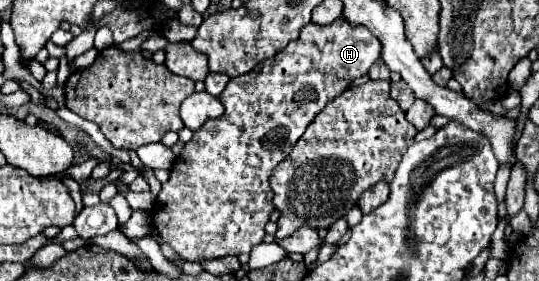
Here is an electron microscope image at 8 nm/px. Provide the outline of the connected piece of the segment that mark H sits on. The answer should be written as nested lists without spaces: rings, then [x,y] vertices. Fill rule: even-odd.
[[[337,19],[327,27],[315,27],[309,23],[301,31],[299,41],[289,43],[279,55],[263,61],[261,69],[255,67],[253,73],[231,79],[219,97],[225,107],[225,115],[207,121],[193,133],[193,139],[185,143],[185,149],[173,165],[169,181],[163,183],[163,189],[157,195],[151,217],[159,243],[167,243],[173,253],[185,261],[241,255],[259,245],[265,235],[269,215],[275,211],[273,191],[269,187],[273,167],[291,153],[307,125],[327,105],[327,101],[341,95],[353,79],[369,71],[369,67],[379,59],[379,51],[379,41],[365,27],[351,27],[345,19]]]

